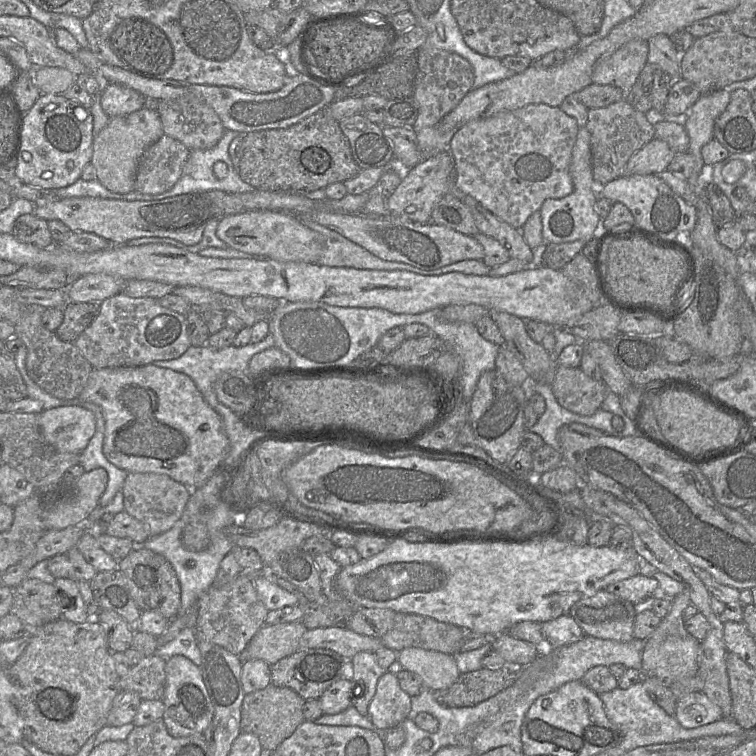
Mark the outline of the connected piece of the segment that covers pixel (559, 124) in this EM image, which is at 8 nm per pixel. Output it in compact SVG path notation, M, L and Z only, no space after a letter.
M530 104L516 110L504 111L488 118L471 121L455 132L449 144L449 152L454 159L453 185L463 193L472 196L484 208L502 221L516 229L521 229L528 218L534 212L540 210L546 199L564 198L573 192L574 186L569 166L579 129L576 120L564 113L560 107L548 106L546 104Z

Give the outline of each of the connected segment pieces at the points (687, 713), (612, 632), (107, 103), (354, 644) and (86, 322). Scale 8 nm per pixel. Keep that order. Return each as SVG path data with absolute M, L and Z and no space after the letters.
M693 692L676 703L675 718L686 729L701 727L723 718L721 708L702 692Z
M602 589L595 595L576 602L568 614L586 636L629 642L634 639L637 611L638 606Z
M109 83L103 85L100 103L104 113L113 118L133 113L147 106L147 99L127 86Z
M346 626L306 629L299 642L299 649L329 649L348 659L359 652L375 653L382 647L381 638L356 633Z
M67 302L63 307L63 321L55 331L56 335L64 342L74 343L98 316L100 304L101 302Z

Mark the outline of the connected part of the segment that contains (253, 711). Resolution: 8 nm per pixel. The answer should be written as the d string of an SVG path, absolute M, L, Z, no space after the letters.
M272 683L262 690L245 694L241 705L241 732L256 735L263 749L274 752L305 721L303 716L305 701L294 690L277 687Z

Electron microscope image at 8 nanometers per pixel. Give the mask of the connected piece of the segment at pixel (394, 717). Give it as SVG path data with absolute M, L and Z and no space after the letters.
M386 671L379 679L368 717L379 730L401 725L411 710L411 696L401 689L397 676Z

